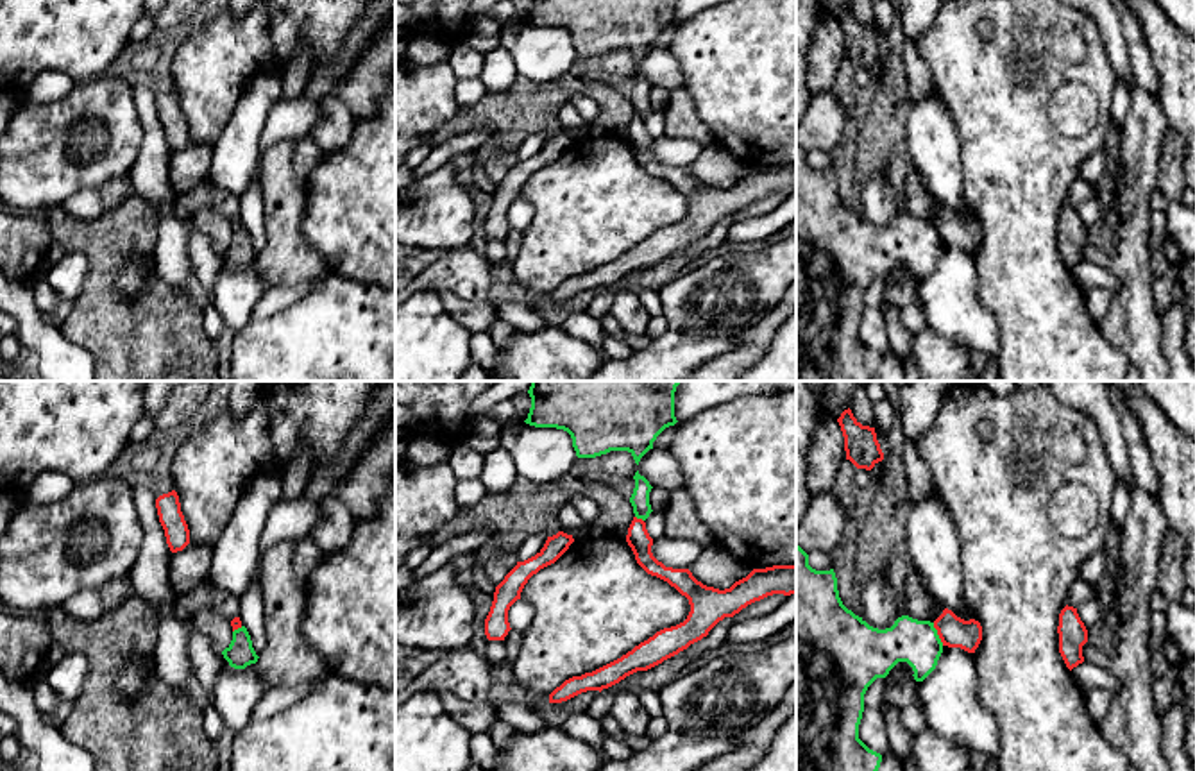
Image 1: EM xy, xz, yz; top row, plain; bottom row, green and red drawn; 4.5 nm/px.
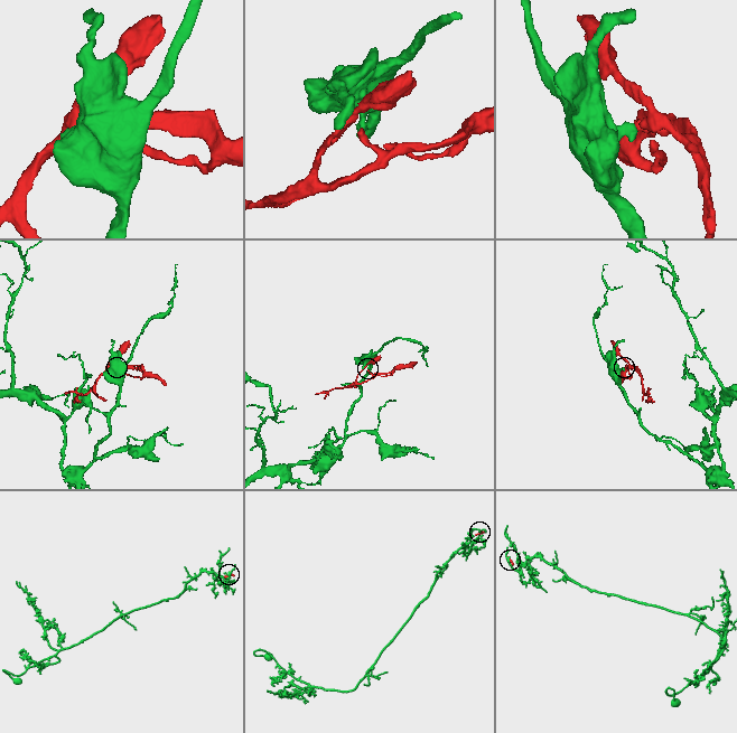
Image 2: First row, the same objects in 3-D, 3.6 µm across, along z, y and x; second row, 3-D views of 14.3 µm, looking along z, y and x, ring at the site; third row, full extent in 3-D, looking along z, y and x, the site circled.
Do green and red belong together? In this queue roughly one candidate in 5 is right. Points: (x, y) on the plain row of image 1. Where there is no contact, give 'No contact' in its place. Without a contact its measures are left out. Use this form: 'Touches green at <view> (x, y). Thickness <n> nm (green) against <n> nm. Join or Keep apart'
Touches green at yz (936, 233). Thickness 200 nm (green) against 140 nm. Keep apart

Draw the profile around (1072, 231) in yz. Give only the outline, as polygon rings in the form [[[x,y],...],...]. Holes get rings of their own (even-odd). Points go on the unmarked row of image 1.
[[[1064,206],[1059,213],[1059,252],[1072,270],[1084,261],[1082,245],[1088,241],[1088,229],[1081,220],[1077,208]]]

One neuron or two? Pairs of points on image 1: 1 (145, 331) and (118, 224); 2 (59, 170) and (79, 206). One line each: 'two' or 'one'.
1: one
2: two

